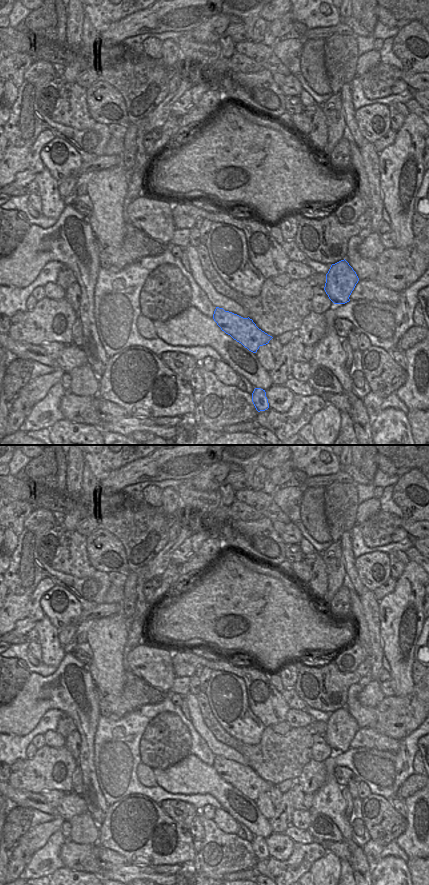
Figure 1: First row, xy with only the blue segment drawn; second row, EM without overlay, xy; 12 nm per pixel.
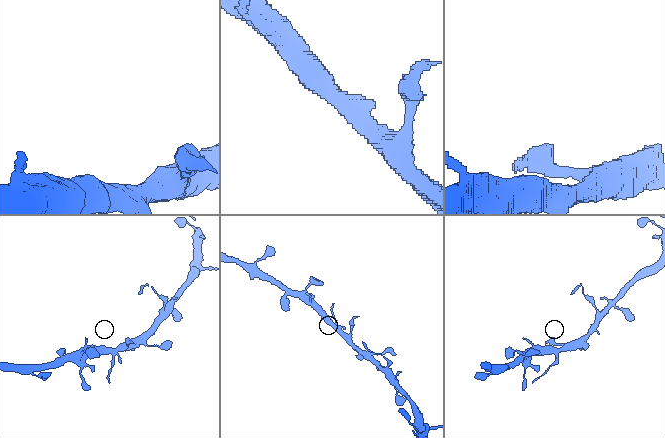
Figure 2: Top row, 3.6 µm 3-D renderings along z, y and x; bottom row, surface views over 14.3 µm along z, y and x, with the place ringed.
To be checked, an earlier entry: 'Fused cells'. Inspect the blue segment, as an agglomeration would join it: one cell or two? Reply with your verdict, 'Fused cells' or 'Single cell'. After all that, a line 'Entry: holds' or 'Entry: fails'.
Single cell
Entry: fails

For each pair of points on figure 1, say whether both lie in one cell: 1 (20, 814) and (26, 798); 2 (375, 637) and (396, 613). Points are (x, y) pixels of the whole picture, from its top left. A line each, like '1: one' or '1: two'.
1: two
2: two

